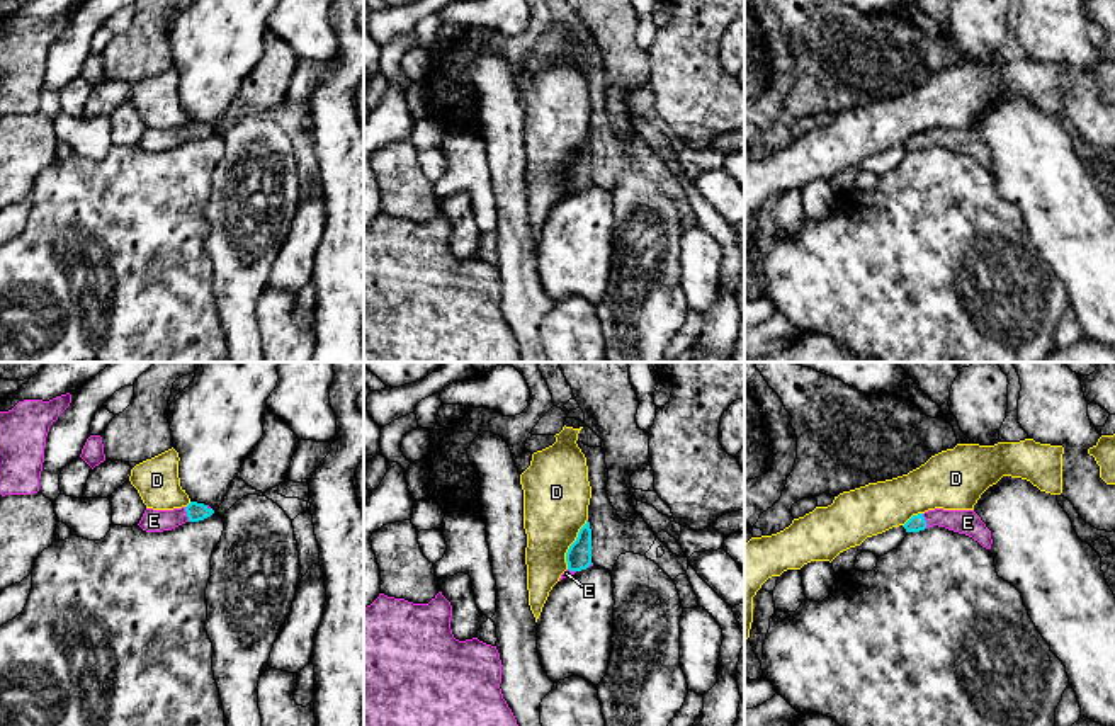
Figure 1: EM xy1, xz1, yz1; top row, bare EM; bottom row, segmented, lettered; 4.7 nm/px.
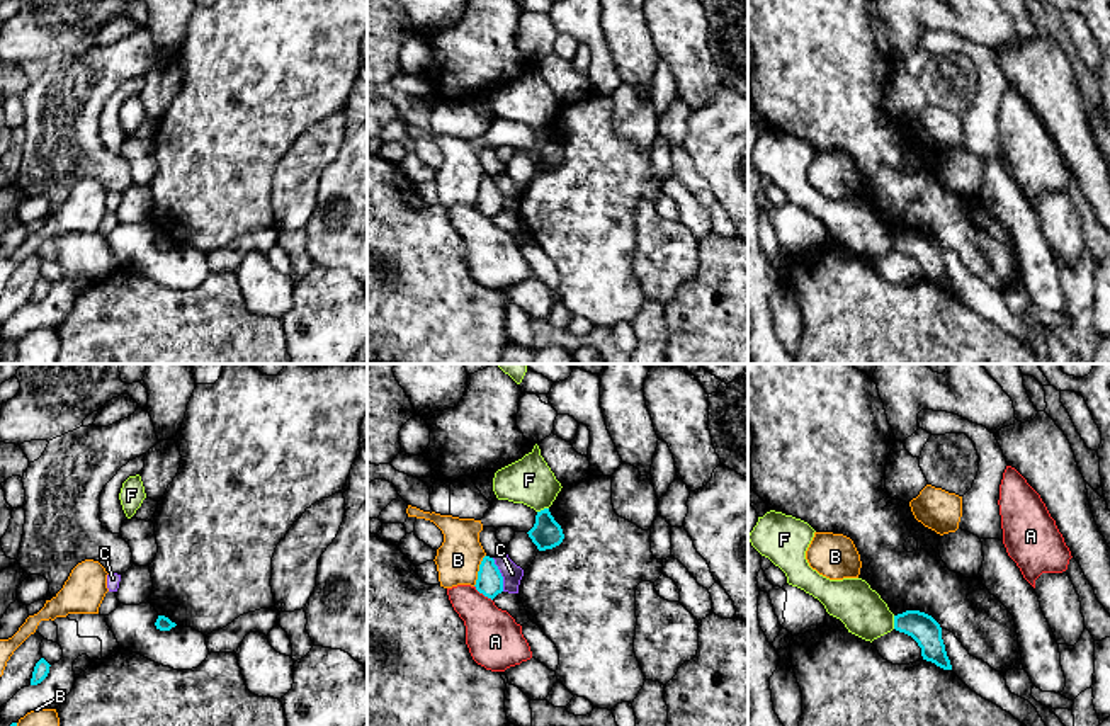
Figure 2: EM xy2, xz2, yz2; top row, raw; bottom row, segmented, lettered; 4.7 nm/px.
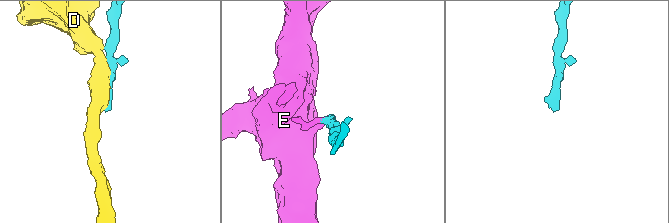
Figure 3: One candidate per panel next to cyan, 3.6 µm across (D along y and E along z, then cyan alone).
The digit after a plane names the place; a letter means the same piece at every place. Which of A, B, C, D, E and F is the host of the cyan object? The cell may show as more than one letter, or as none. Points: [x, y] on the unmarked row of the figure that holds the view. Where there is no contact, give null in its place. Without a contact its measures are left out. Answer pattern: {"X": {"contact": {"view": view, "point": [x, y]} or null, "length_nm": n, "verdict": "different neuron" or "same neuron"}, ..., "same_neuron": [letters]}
{"A": {"contact": {"view": "xz2", "point": [483, 213]}, "length_nm": 120, "verdict": "different neuron"}, "B": {"contact": {"view": "xz2", "point": [480, 189]}, "length_nm": 160, "verdict": "different neuron"}, "C": {"contact": {"view": "xz2", "point": [500, 194]}, "length_nm": 170, "verdict": "different neuron"}, "D": {"contact": {"view": "xz1", "point": [571, 164]}, "length_nm": 260, "verdict": "different neuron"}, "E": {"contact": {"view": "xy1", "point": [187, 133]}, "length_nm": 80, "verdict": "same neuron"}, "F": {"contact": {"view": "yz2", "point": [894, 242]}, "length_nm": 60, "verdict": "different neuron"}, "same_neuron": ["E"]}

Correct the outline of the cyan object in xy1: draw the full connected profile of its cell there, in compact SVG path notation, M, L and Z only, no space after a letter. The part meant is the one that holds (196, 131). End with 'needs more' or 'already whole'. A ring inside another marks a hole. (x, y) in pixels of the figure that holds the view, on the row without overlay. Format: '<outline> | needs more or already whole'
M190 121L187 126L173 129L153 129L146 128L139 146L146 151L172 150L185 141L199 141L211 136L214 129L209 124Z | needs more

